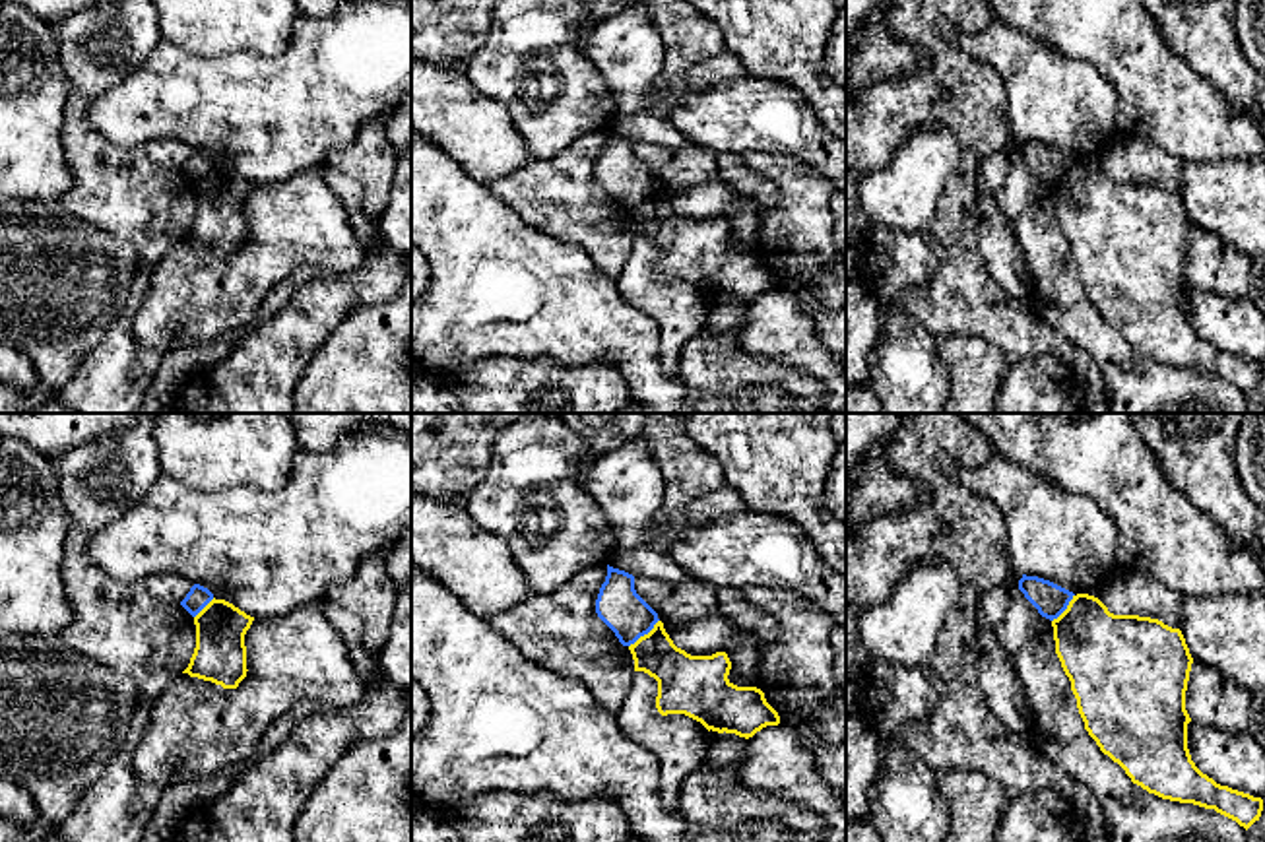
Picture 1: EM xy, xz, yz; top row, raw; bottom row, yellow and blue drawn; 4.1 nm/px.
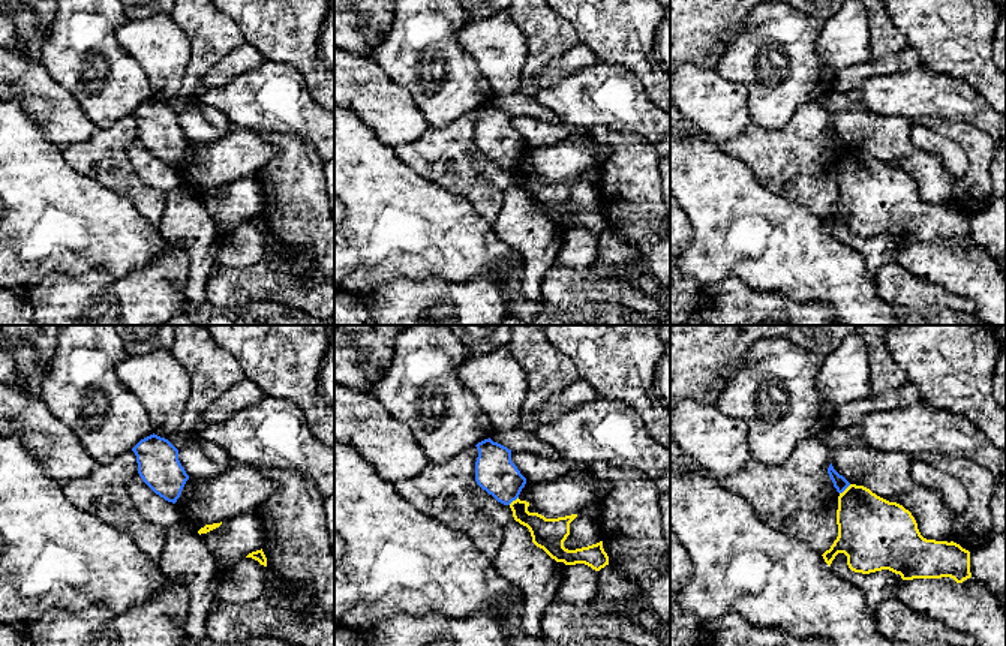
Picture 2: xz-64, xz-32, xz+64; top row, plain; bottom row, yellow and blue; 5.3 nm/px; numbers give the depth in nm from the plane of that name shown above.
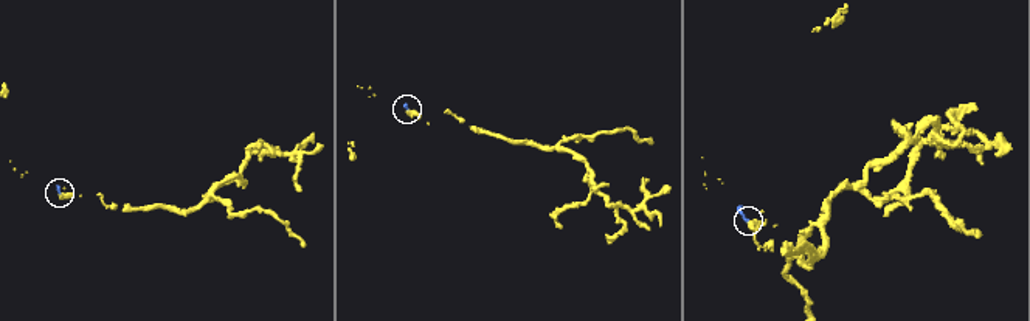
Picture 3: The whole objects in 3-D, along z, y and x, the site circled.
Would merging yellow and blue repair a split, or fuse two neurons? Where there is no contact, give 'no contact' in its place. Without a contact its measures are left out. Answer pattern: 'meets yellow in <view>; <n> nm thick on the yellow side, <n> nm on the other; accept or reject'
meets yellow in xz; 220 nm thick on the yellow side, 180 nm on the other; reject

